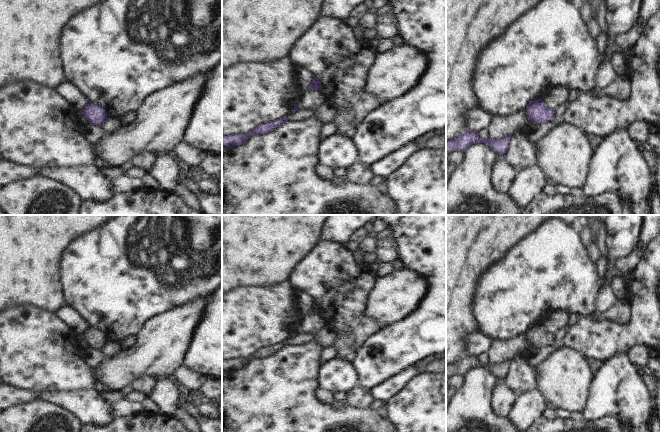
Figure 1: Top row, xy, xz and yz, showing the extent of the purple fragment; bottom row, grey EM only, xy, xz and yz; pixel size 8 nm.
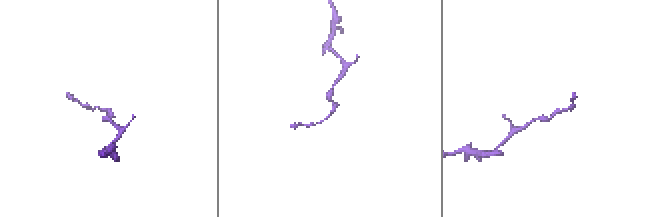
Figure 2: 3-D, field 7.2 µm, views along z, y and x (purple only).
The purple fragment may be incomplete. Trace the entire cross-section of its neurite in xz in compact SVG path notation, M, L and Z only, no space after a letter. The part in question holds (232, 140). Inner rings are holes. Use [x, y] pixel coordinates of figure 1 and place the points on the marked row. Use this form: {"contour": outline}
{"contour": "M284 116L274 122L269 122L256 127L252 132L246 134L231 134L228 136L222 136L222 145L228 148L234 146L240 146L244 144L251 136L258 136L260 134L267 134L286 122L286 117Z"}

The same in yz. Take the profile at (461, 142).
{"contour": "M465 130L453 140L446 142L446 153L450 153L453 150L466 151L471 144L484 143L499 155L504 155L509 148L510 137L511 135L500 139L492 139L489 137L484 140L479 136L478 131Z"}

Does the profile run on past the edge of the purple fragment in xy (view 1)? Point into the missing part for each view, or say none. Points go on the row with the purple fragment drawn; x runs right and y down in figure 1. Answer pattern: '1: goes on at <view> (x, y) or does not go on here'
1: does not go on here

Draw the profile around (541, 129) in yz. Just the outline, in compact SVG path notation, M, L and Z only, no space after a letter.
M547 121L544 123L540 123L538 125L533 124L528 128L528 136L529 138L538 141L542 138L547 132L549 132L552 128L555 127L558 121Z

